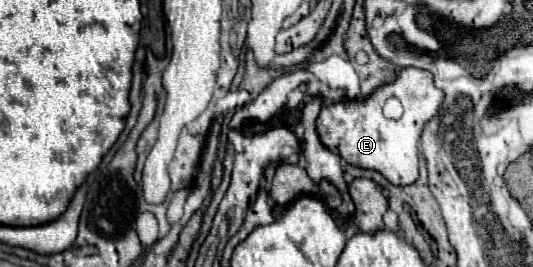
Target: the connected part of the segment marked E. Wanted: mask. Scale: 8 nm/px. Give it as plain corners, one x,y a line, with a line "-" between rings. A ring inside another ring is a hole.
401,68
397,78
379,86
363,100
341,100
321,108
317,118
317,134
325,148
337,152
345,162
381,172
397,186
413,184
417,180
417,140
423,126
437,114
443,102
443,92
435,88
433,74
419,68
-
389,98
399,98
403,116
399,120
385,118
383,104

